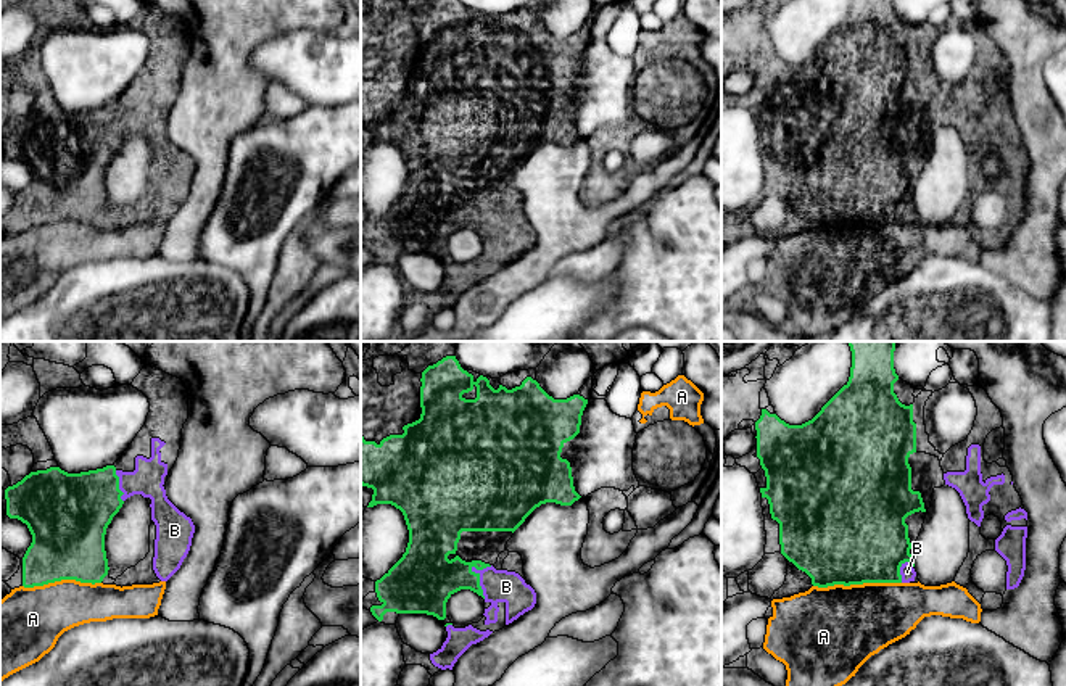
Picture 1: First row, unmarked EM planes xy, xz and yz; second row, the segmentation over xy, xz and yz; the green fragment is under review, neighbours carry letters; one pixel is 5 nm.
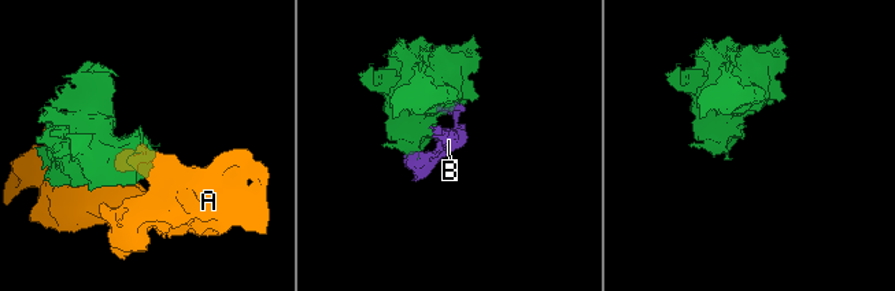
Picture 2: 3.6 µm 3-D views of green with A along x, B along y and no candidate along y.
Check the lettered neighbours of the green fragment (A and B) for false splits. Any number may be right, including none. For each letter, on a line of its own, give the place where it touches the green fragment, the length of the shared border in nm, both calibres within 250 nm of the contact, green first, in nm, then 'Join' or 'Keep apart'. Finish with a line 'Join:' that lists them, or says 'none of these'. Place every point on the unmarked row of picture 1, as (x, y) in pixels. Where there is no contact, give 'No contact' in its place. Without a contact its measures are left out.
A: Touches green at yz (857, 223). Shared border 440 nm. Thickness 500 nm (green) against 420 nm. Keep apart
B: Touches green at xz (479, 221). Shared border 180 nm. Thickness 280 nm (green) against 160 nm. Join
Join: B

